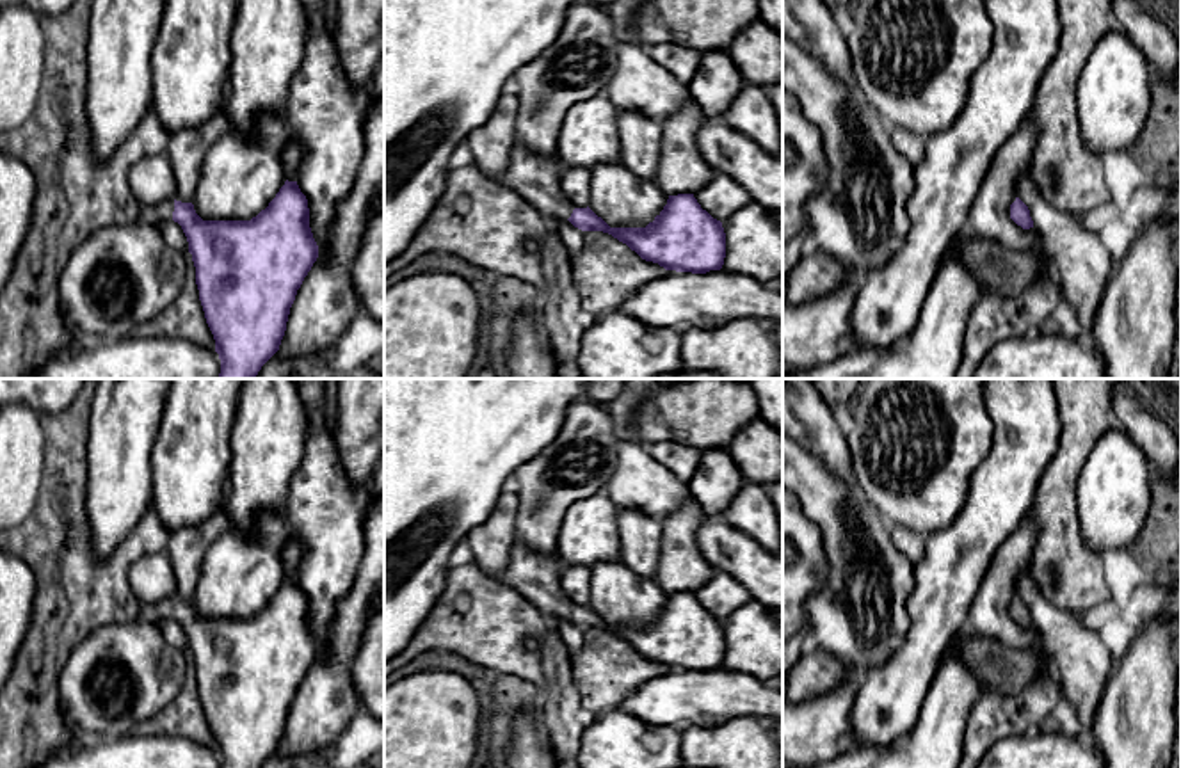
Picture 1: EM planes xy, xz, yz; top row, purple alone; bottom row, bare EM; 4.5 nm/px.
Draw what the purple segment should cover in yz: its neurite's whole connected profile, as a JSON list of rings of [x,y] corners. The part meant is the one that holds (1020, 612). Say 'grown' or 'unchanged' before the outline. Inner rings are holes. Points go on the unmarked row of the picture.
unchanged; [[[1016,596],[1016,599],[1010,603],[1010,617],[1017,624],[1021,624],[1023,628],[1033,626],[1033,619],[1030,615],[1030,608],[1019,596]]]

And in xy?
grown; [[[285,580],[276,596],[251,619],[203,619],[192,601],[164,599],[142,603],[139,619],[160,622],[174,619],[181,624],[189,651],[196,665],[196,683],[205,709],[206,722],[215,738],[215,750],[221,768],[261,768],[261,764],[279,748],[286,729],[290,706],[297,688],[318,656],[318,644],[309,626],[308,597],[297,580]]]

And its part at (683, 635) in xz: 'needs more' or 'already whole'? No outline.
needs more

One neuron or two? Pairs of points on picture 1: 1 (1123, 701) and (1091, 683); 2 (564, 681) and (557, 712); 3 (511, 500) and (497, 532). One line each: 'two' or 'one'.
1: two
2: one
3: one

